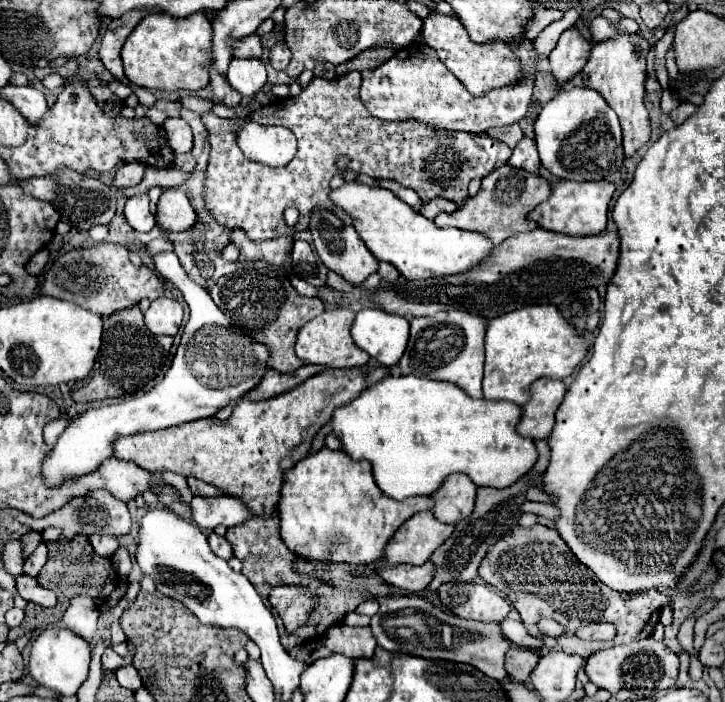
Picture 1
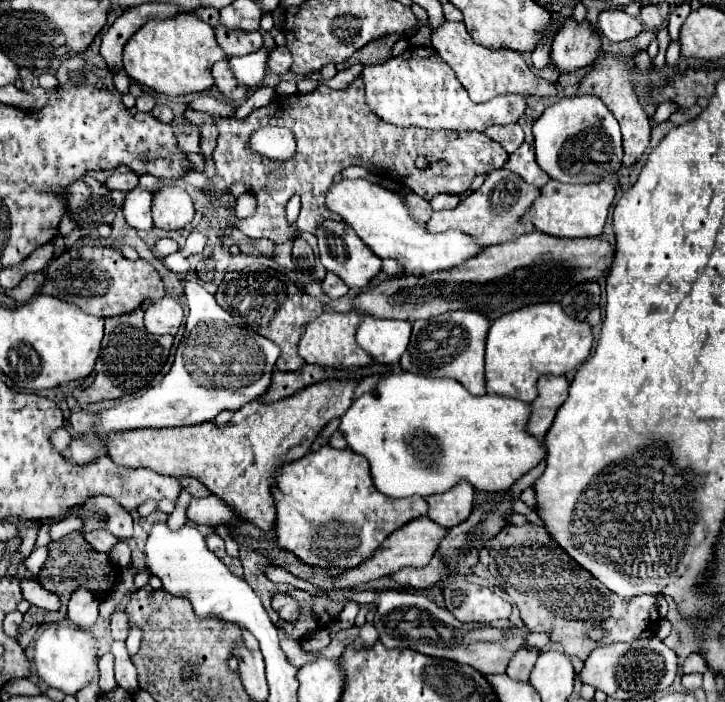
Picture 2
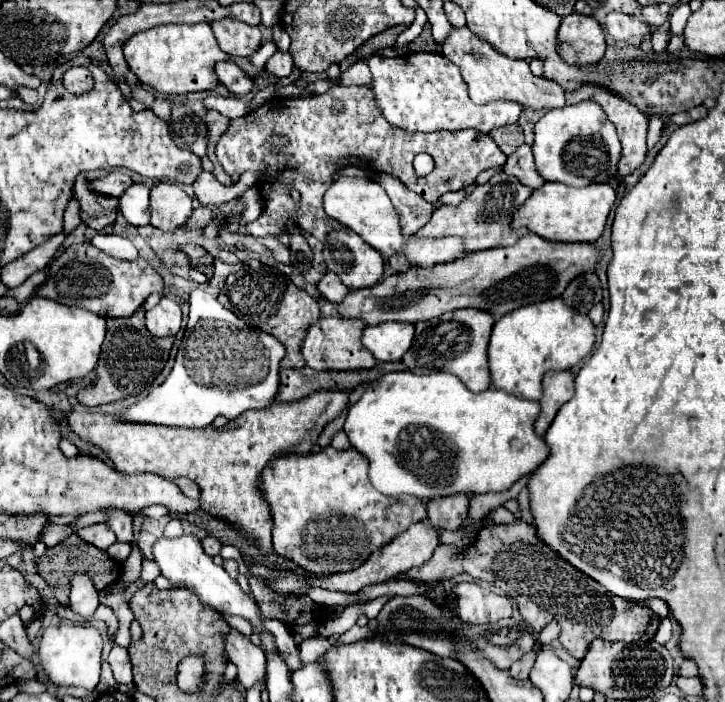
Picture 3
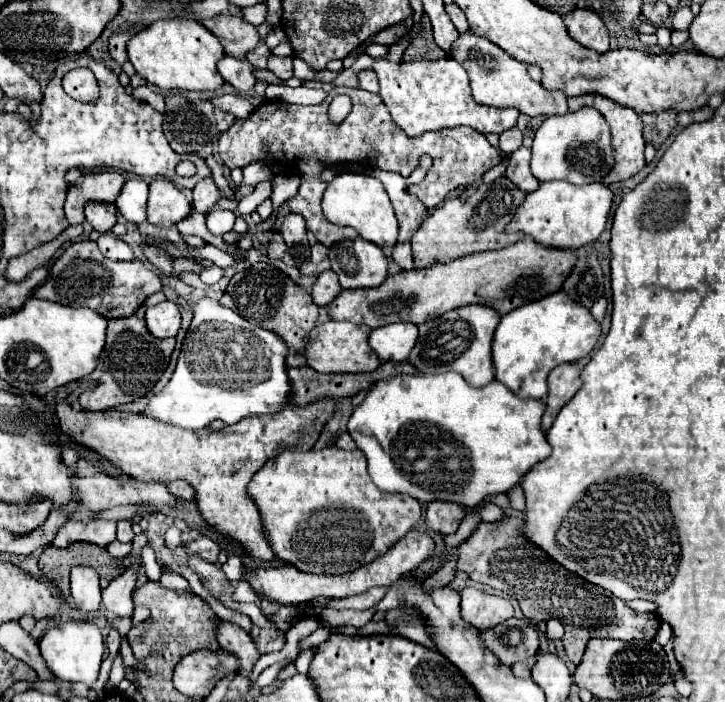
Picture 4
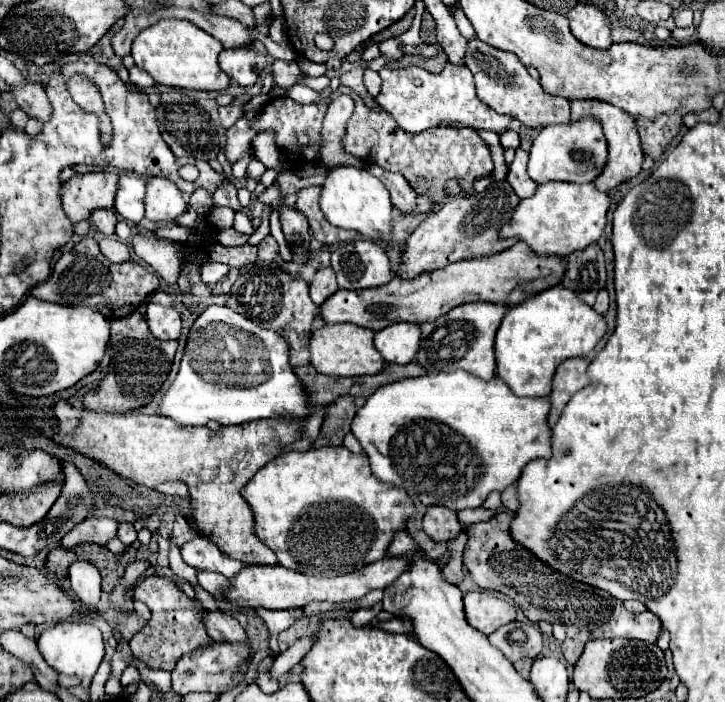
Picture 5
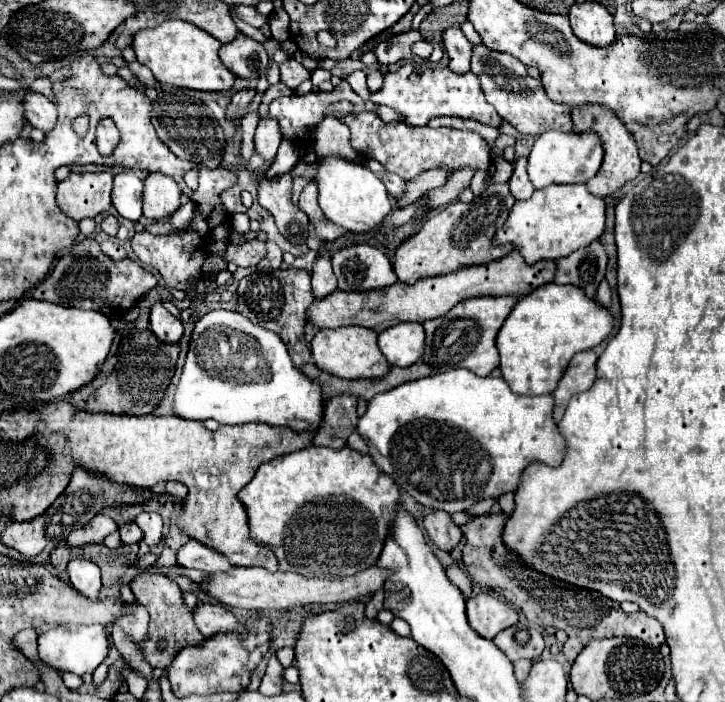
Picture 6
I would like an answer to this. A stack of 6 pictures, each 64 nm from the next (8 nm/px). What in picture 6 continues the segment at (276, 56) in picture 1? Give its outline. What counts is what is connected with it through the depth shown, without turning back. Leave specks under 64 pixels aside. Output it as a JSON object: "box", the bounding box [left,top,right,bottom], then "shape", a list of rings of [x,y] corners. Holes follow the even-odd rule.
{"box":[280,58,310,90],"shape":[[[294,58],[282,62],[282,66],[280,66],[280,80],[282,80],[288,88],[296,90],[296,88],[298,88],[304,80],[308,80],[308,78],[310,78],[308,70],[306,70],[300,62],[296,62]]]}

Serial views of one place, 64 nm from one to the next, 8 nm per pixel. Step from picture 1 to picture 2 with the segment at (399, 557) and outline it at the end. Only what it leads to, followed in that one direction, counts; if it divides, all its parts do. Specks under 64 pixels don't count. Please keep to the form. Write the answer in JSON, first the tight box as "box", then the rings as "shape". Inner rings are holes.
{"box":[334,516,446,588],"shape":[[[420,516],[408,524],[404,524],[402,528],[398,528],[394,534],[390,534],[382,548],[378,548],[374,552],[372,558],[368,558],[364,564],[360,564],[358,568],[352,568],[352,570],[346,570],[342,576],[338,576],[334,580],[334,586],[336,588],[358,588],[360,584],[366,584],[366,582],[372,582],[372,580],[378,580],[382,576],[392,576],[392,572],[398,572],[400,568],[406,568],[406,566],[414,566],[414,568],[420,568],[420,566],[426,566],[434,552],[438,550],[438,544],[440,540],[446,536],[446,528],[438,526],[436,522],[432,522],[428,516]]]}

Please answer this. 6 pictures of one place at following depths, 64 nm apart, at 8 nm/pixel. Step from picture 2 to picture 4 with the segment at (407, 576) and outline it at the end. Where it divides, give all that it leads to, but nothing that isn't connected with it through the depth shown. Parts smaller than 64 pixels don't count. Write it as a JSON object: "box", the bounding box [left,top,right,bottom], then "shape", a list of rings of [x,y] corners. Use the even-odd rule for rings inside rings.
{"box":[458,516,658,664],"shape":[[[504,516],[498,522],[480,522],[470,538],[460,546],[458,570],[466,572],[472,580],[486,584],[490,588],[502,590],[516,598],[524,616],[538,624],[540,620],[558,618],[566,634],[562,638],[566,656],[572,664],[580,664],[586,642],[592,638],[618,638],[618,640],[648,640],[652,642],[658,628],[658,614],[646,612],[638,614],[630,610],[624,600],[618,600],[608,590],[582,580],[580,576],[568,572],[534,544],[530,544],[518,532],[520,520],[514,516]]]}

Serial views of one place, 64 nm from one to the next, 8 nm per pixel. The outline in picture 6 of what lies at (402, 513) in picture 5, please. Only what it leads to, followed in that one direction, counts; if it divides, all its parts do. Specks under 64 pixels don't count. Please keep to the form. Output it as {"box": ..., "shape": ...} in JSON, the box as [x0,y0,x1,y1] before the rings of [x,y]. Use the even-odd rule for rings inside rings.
{"box":[238,444,400,578],"shape":[[[312,444],[304,450],[264,462],[254,478],[238,492],[238,500],[244,502],[252,540],[272,548],[282,572],[326,578],[350,576],[376,564],[390,532],[396,506],[400,504],[400,494],[394,480],[384,476],[368,454],[360,454],[348,446],[332,450]]]}

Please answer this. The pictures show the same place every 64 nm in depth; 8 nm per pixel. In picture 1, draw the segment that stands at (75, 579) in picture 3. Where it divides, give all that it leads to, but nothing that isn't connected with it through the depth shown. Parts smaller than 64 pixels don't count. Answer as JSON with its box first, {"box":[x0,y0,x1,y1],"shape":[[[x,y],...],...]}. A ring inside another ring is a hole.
{"box":[62,596,98,642],"shape":[[[74,596],[62,618],[66,628],[80,634],[88,642],[92,642],[94,638],[96,620],[98,620],[98,608],[90,596]]]}

